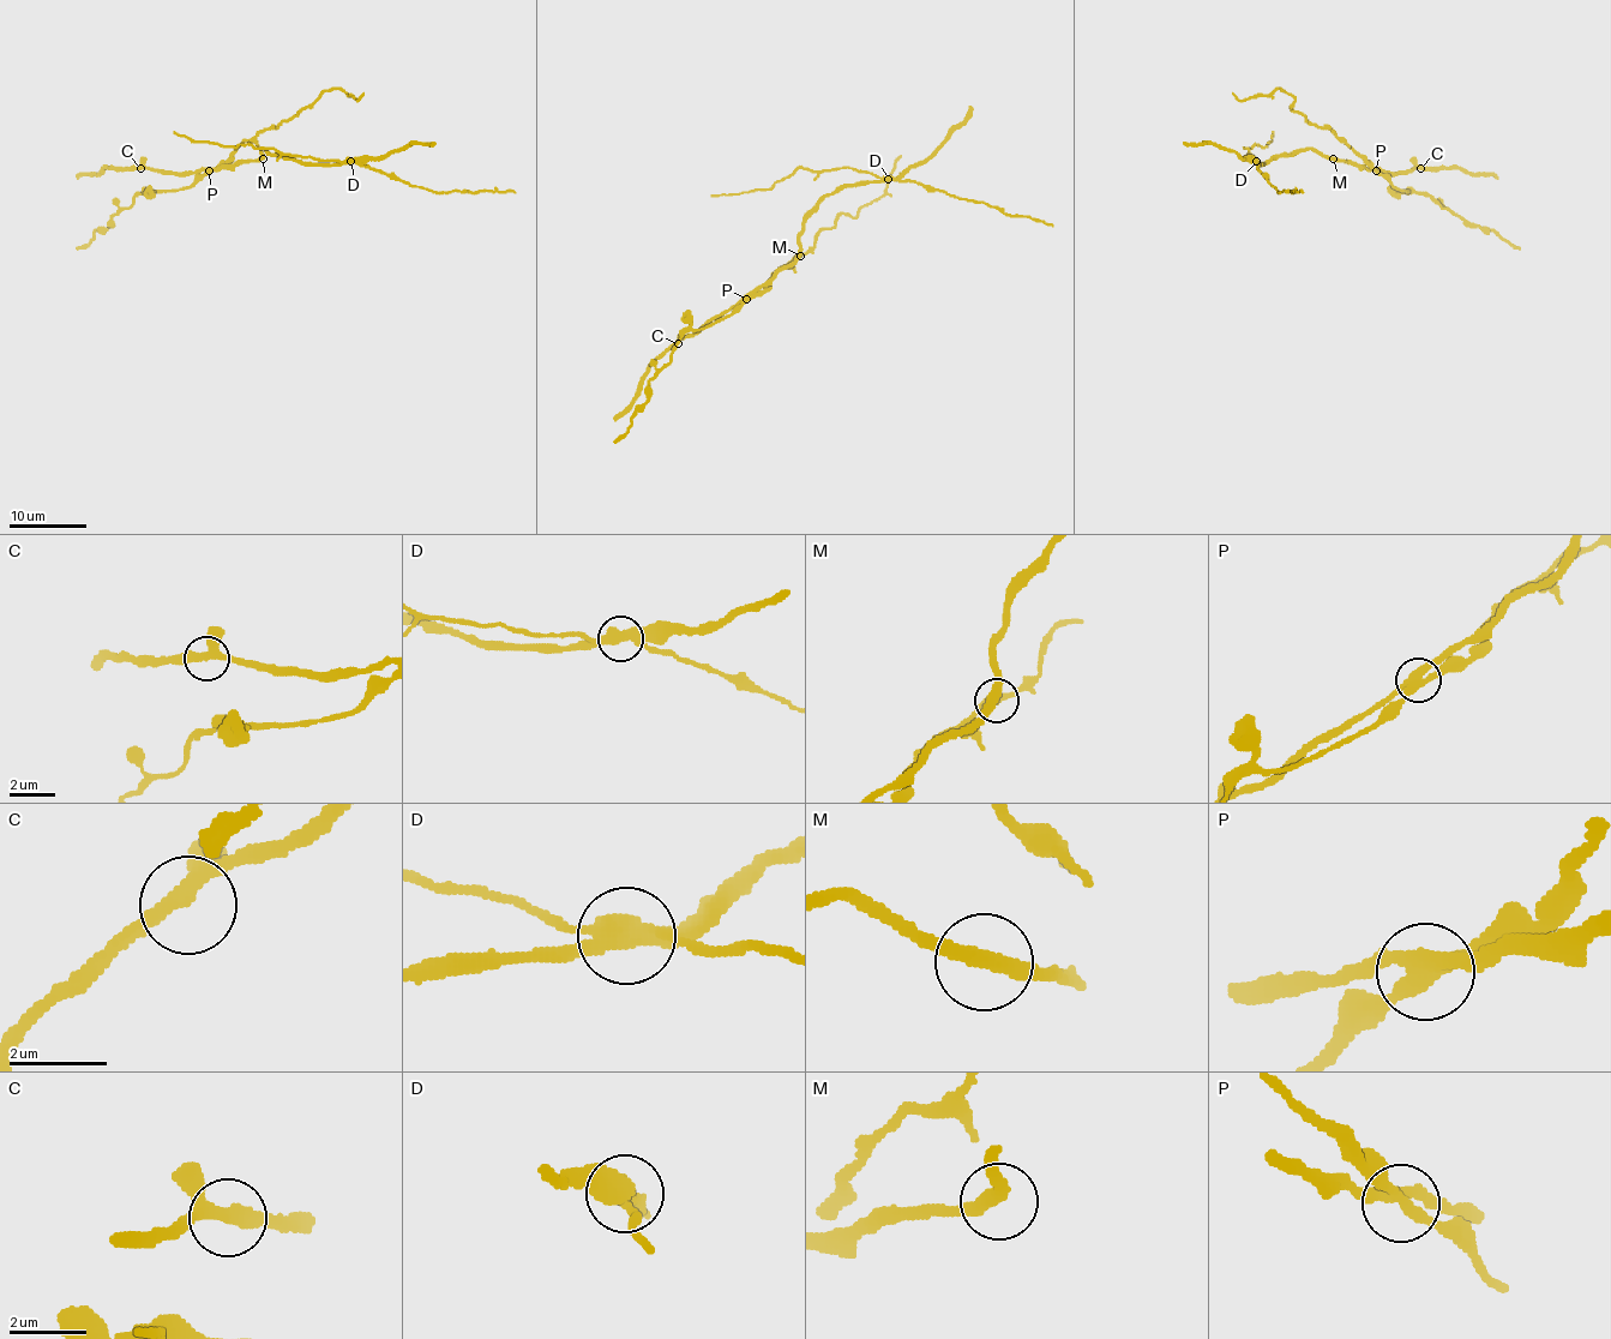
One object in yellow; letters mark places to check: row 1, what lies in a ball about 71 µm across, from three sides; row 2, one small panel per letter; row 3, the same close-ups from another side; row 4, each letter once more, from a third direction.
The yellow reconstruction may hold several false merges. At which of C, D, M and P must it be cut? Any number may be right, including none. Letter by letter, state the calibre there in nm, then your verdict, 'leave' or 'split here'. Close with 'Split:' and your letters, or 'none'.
C: 280 nm thick; leave
D: 400 nm thick; split here
M: 360 nm thick; leave
P: 320 nm thick; split here
Split: D, P

